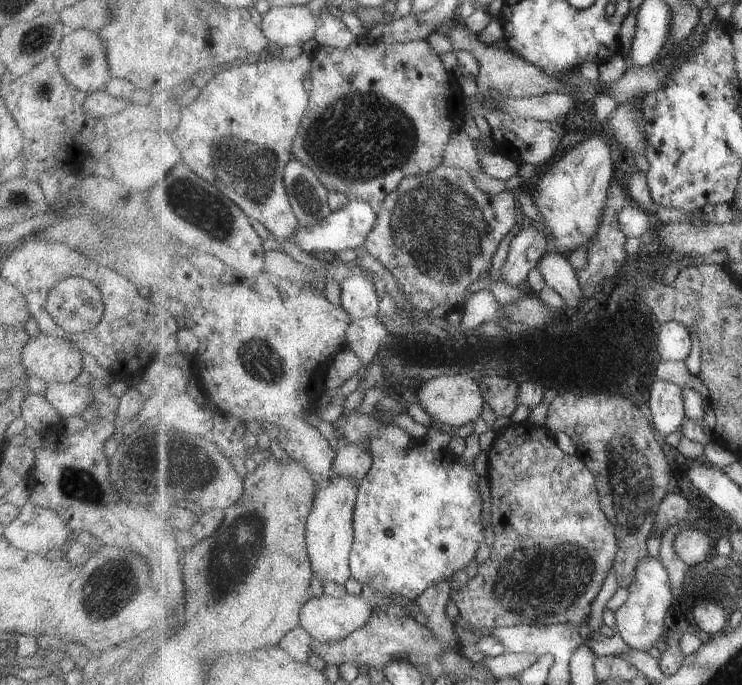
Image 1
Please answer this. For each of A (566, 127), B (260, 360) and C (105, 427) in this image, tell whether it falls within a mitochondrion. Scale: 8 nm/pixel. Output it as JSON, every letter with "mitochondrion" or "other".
{"A":"other","B":"mitochondrion","C":"other"}

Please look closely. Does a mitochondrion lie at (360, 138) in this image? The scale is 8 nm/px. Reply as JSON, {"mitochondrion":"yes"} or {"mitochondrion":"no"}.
{"mitochondrion":"yes"}

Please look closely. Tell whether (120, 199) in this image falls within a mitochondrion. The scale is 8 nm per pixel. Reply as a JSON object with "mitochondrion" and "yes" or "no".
{"mitochondrion":"no"}

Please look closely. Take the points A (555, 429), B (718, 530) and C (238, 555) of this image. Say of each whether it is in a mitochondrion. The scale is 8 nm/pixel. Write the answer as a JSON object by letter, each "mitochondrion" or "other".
{"A":"other","B":"other","C":"mitochondrion"}

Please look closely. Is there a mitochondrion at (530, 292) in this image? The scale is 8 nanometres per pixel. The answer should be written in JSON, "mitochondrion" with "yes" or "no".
{"mitochondrion":"no"}

